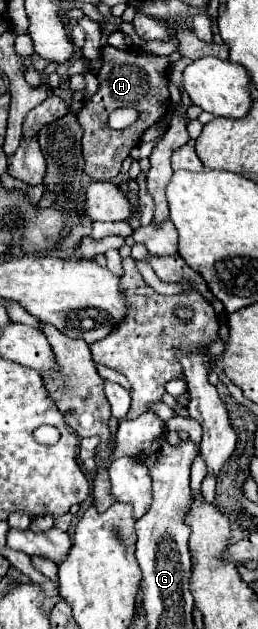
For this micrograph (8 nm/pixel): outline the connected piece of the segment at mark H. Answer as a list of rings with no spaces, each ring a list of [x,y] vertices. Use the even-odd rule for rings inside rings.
[[[113,46],[103,48],[101,56],[103,64],[97,72],[99,90],[93,94],[81,112],[77,114],[77,120],[83,128],[83,158],[85,158],[85,172],[93,180],[113,180],[119,174],[121,162],[129,156],[129,152],[139,144],[143,132],[157,124],[169,110],[169,90],[167,90],[167,58],[145,54],[145,52],[129,52],[119,50]],[[115,108],[135,108],[139,112],[137,122],[125,130],[111,130],[107,128],[107,116]]]

